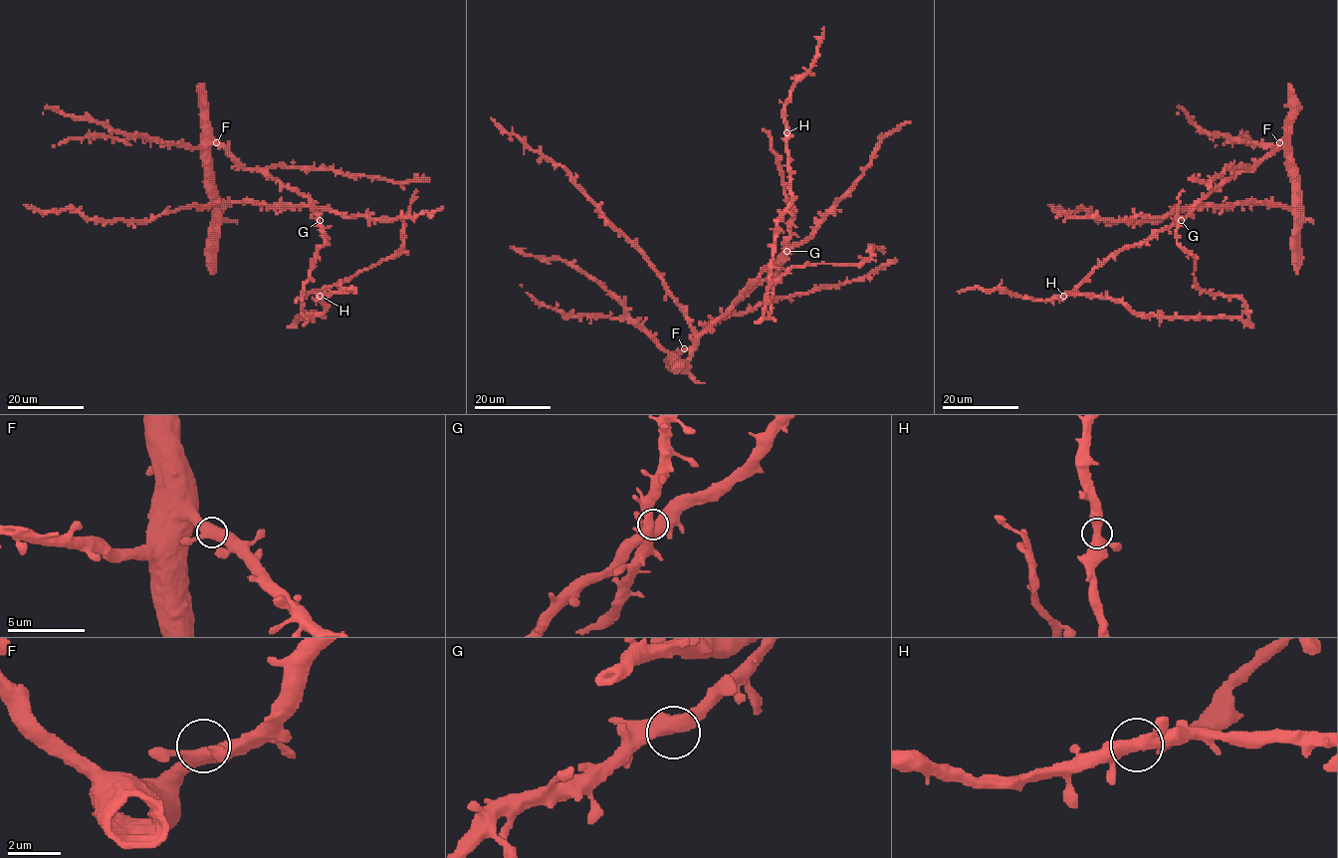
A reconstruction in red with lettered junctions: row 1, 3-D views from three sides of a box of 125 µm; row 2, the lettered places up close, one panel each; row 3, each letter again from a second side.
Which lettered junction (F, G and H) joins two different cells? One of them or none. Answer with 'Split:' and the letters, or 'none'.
Split: none

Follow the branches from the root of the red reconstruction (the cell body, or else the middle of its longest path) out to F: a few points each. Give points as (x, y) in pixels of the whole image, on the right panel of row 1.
F: (1181, 218), (1212, 190), (1233, 175), (1254, 167), (1279, 142)

